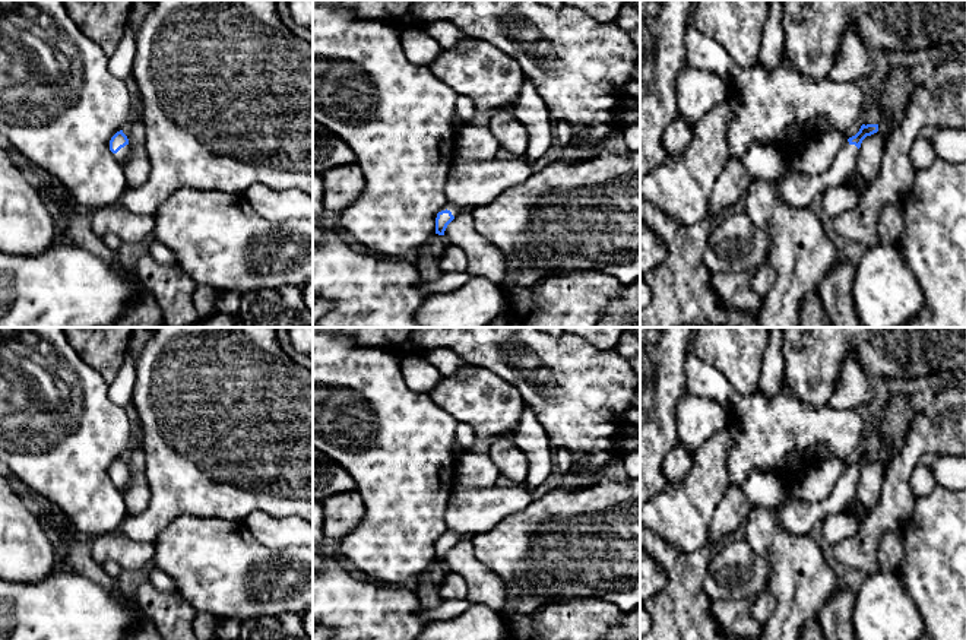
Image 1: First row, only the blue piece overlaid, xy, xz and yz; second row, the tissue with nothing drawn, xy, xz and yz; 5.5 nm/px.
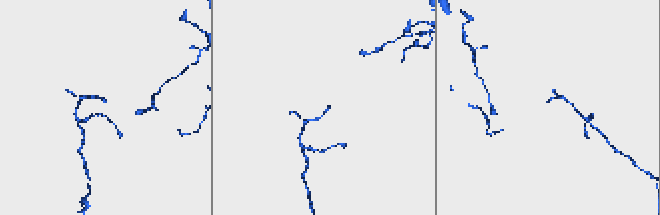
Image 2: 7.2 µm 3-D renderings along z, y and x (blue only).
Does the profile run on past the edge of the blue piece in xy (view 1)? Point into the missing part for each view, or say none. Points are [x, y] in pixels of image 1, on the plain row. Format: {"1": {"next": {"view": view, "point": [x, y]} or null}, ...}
{"1": {"next": {"view": "xy", "point": [123, 481]}}}

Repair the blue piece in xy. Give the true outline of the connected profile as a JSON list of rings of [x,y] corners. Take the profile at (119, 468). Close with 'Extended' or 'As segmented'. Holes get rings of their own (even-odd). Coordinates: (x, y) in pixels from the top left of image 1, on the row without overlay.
[[[123,457],[117,459],[110,468],[110,478],[114,481],[120,492],[130,484],[129,466]]]. Extended

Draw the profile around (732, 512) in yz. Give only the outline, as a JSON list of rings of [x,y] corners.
[[[731,484],[722,497],[709,525],[706,545],[722,546],[734,539],[735,533],[744,526],[754,504],[748,501],[741,489],[741,484]]]

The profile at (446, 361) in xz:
[[[434,348],[419,354],[427,362],[434,365],[443,377],[457,376],[463,368],[463,358],[446,348]]]

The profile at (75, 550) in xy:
[[[51,506],[51,510],[39,516],[42,523],[48,520],[51,523],[47,527],[58,548],[60,557],[73,568],[75,573],[96,582],[108,590],[124,590],[121,579],[115,579],[107,574],[102,564],[98,564],[91,555],[89,539],[80,536],[69,523],[66,514],[57,507]]]

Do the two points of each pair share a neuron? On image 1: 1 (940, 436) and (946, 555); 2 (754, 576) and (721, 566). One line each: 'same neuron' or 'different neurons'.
1: different neurons
2: same neuron

